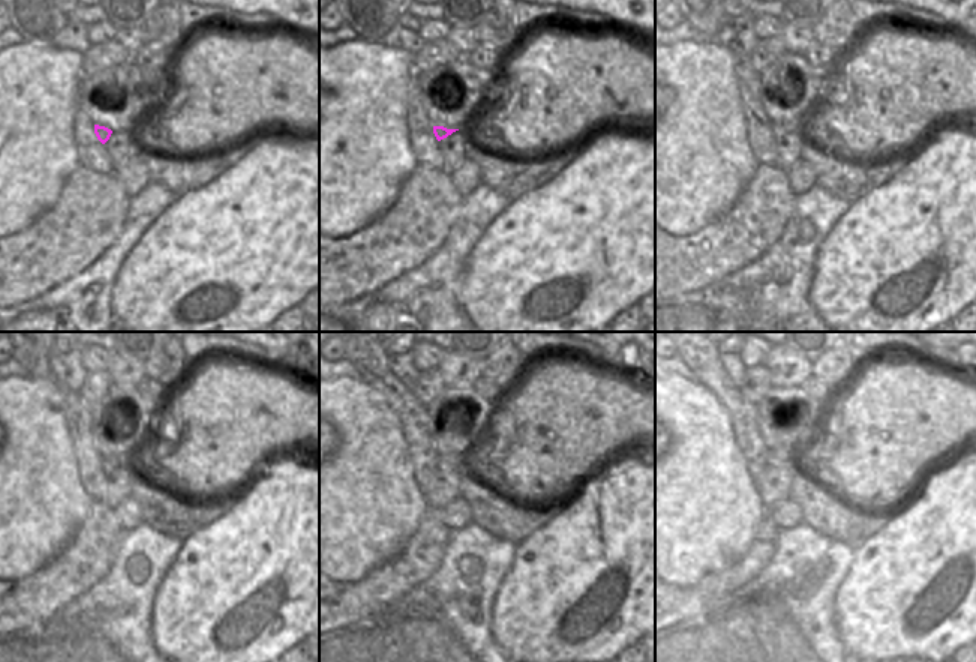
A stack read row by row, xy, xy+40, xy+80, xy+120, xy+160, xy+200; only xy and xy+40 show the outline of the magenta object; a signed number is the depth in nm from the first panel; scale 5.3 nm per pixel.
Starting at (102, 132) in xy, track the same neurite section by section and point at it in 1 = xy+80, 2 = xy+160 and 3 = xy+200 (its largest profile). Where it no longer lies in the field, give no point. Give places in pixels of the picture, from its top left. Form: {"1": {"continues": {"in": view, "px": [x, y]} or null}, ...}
{"1": {"continues": {"in": "xy+80", "px": [778, 131]}}, "2": {"continues": {"in": "xy+160", "px": [443, 463]}}, "3": {"continues": {"in": "xy+200", "px": [775, 458]}}}

